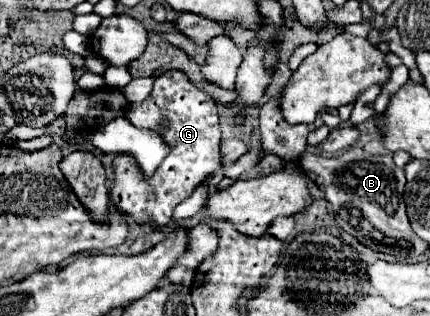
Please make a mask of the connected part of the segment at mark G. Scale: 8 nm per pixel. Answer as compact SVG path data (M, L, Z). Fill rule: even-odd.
M167 70L163 72L155 84L151 94L143 100L143 102L131 102L129 110L127 110L127 120L135 126L135 128L145 128L145 130L153 130L161 136L161 140L171 148L169 154L165 156L165 160L157 166L153 176L147 176L137 158L133 154L117 154L111 162L113 166L113 184L109 188L109 196L111 196L111 204L123 214L133 218L137 224L147 224L153 222L157 226L167 226L171 220L171 214L175 210L175 206L179 202L183 202L185 198L189 198L193 194L193 190L207 180L207 176L211 176L213 172L217 172L221 168L221 156L219 156L219 144L221 144L221 126L219 126L219 110L217 110L217 102L203 90L199 90L181 70ZM167 118L168 126L162 129L161 121Z

